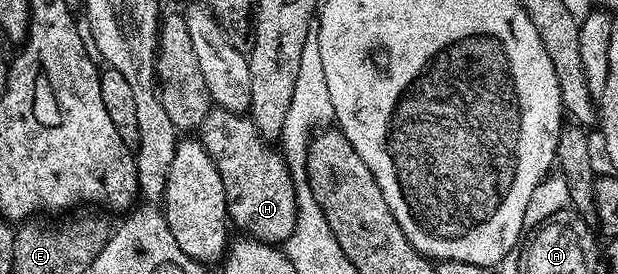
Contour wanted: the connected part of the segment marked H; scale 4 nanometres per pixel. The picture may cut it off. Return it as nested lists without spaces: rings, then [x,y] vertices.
[[[212,108],[205,119],[201,130],[201,140],[205,151],[213,159],[217,171],[221,175],[221,183],[225,183],[225,199],[227,215],[232,226],[240,229],[240,234],[248,238],[268,243],[286,242],[287,236],[295,226],[295,183],[291,178],[291,169],[282,152],[270,153],[268,142],[259,136],[257,127],[250,116],[242,113],[230,113],[224,109]]]

